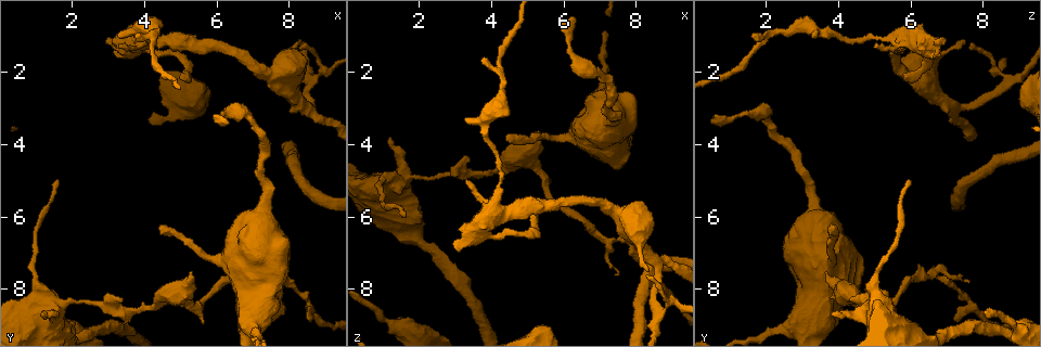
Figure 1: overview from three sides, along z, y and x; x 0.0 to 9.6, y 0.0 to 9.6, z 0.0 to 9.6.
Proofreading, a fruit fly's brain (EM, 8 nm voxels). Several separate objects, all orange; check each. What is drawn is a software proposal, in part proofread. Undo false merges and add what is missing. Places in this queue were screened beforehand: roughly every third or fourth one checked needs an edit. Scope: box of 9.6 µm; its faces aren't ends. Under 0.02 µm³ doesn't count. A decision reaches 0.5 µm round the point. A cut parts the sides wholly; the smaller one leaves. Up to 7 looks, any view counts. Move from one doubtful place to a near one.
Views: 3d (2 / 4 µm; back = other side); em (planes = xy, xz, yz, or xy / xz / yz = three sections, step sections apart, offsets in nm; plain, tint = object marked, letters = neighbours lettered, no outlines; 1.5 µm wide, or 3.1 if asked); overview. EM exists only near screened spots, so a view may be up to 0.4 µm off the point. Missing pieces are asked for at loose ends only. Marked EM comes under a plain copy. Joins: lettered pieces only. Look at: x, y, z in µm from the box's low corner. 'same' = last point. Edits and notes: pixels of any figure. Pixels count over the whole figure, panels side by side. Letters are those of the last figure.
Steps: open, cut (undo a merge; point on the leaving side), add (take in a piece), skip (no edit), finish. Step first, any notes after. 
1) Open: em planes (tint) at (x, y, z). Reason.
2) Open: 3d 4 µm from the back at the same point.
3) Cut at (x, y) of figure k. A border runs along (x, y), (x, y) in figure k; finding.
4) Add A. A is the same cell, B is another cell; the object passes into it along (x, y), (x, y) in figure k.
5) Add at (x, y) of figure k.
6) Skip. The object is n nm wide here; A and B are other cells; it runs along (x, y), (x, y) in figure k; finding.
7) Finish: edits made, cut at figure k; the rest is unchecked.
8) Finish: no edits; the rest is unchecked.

Open: 3d 4 µm at (1.15, 8.60, 3.80). Free end.

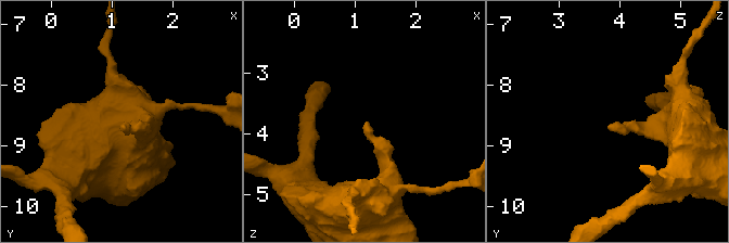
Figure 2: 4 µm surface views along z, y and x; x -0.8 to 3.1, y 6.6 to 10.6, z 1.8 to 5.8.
Open: em planes (letters) at (1.20, 8.70, 3.80). Now the EM.

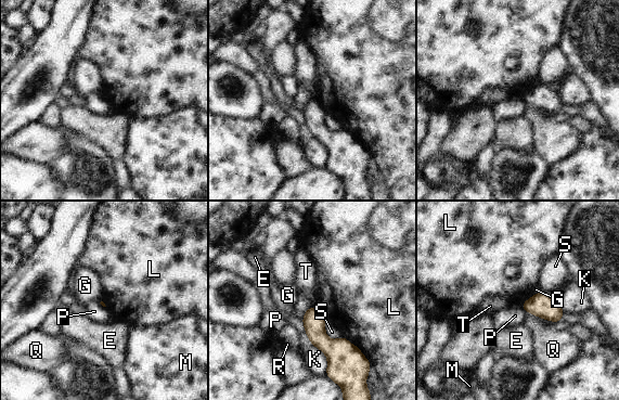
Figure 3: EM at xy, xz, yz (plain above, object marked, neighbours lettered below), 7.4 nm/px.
Skip. E, G, K, L, M, P, Q, R, S and T are other cells; a border runs along (340, 335), (353, 344), (365, 358) in figure 3; none of them fits.

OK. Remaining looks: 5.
Open: 3d 2 µm at (4.40, 6.35, 3.80). Long arm stops here.

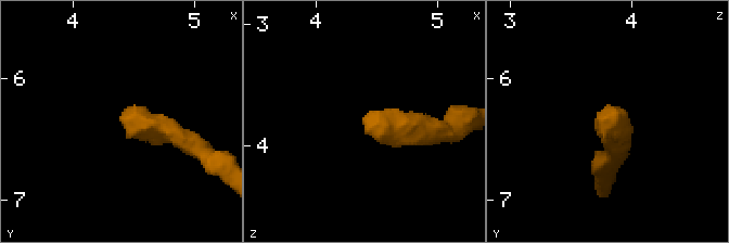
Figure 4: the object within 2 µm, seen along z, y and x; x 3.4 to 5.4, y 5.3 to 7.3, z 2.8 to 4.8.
Open: em planes (tint) at (4.40, 6.30, 3.76). Need the tissue.

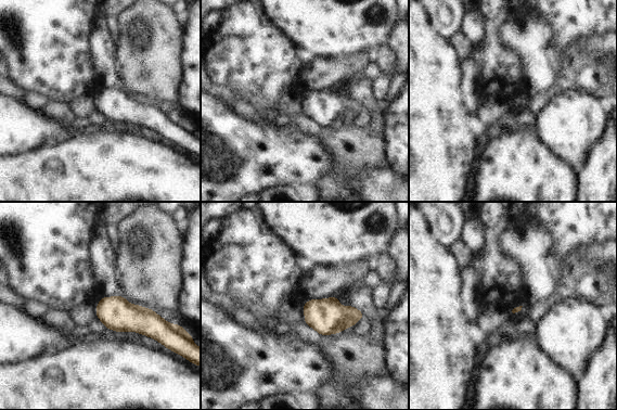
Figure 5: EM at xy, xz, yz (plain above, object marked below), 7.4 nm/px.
Open: em planes (letters) at the same point.

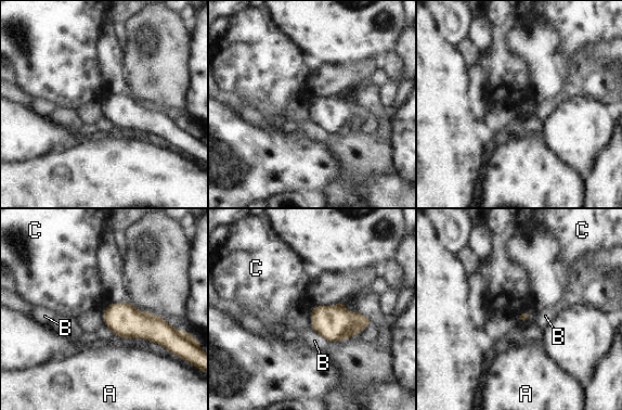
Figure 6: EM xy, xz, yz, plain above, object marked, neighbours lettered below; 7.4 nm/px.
Skip. A, B and C are other cells; a border runs along (112, 303), (104, 310) in figure 6; no lettered piece goes on from it.

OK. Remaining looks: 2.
Open: em xz step 8 (tint) at (7.45, 7.80, 7.55). Thin end.

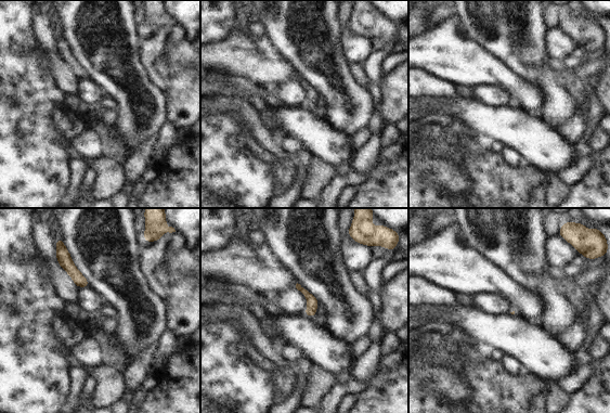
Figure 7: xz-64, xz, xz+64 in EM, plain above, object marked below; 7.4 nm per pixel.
Open: em planes (letters) at the same point.

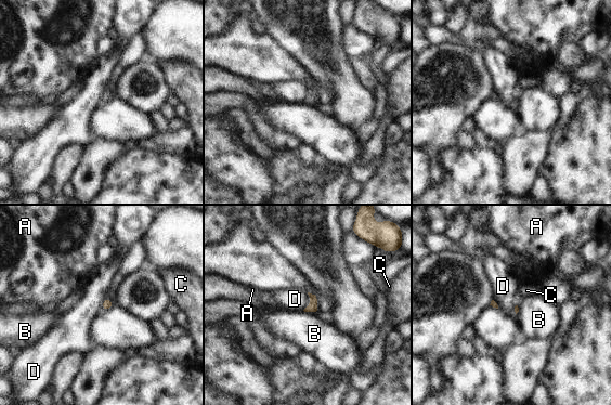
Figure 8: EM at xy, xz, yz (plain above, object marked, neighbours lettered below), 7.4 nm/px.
Skip. A, B, C and D are other cells; no lettered piece goes on from it.

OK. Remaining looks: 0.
Finish: no edits; the rest is unchecked.

